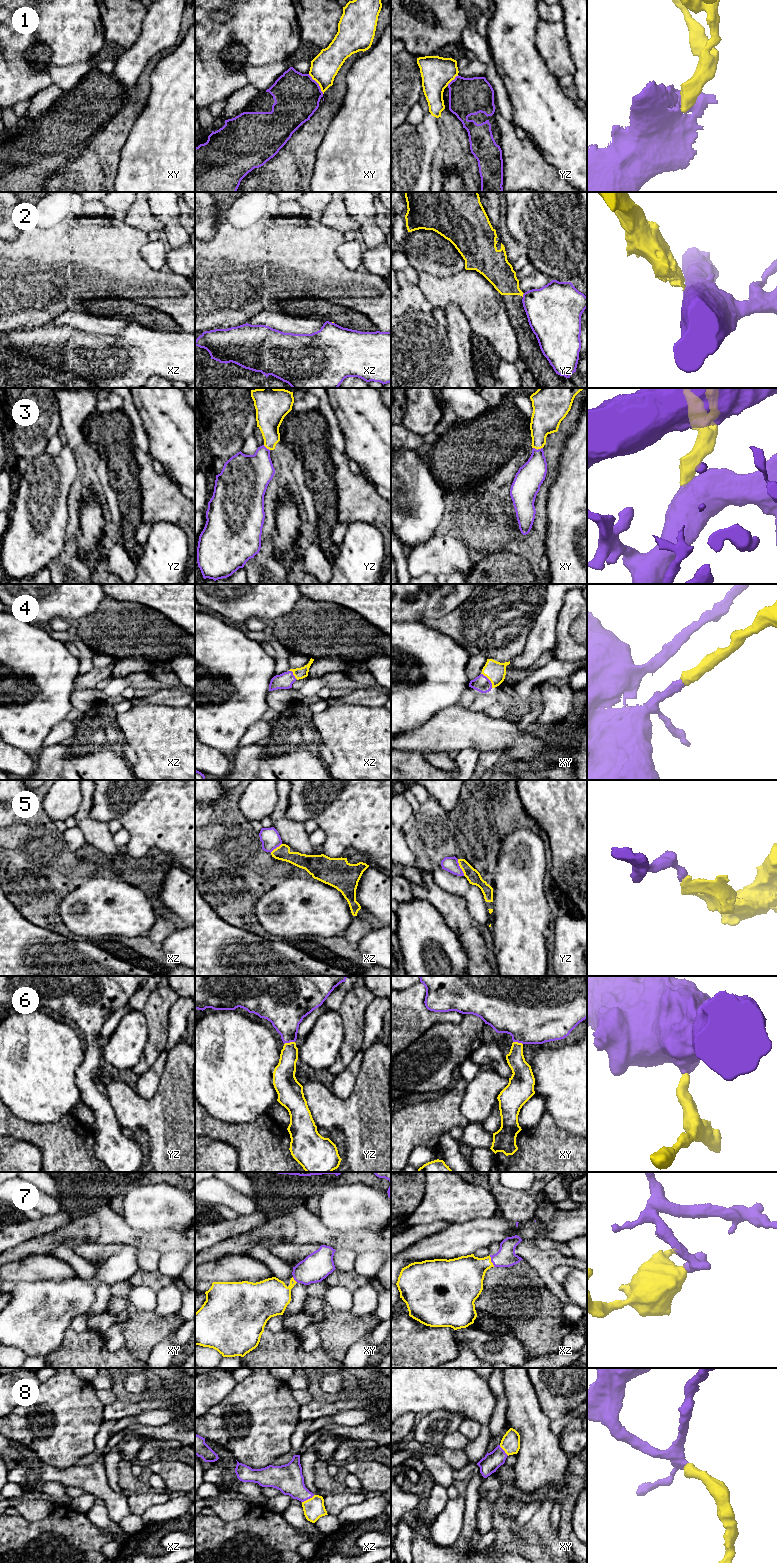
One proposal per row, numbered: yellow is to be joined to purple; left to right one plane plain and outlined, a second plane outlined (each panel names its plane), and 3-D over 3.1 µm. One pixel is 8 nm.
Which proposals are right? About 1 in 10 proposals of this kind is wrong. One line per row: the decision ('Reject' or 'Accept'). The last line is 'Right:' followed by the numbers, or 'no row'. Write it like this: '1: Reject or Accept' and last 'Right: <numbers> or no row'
1: Reject
2: Reject
3: Accept
4: Accept
5: Reject
6: Accept
7: Accept
8: Accept
Right: 3, 4, 6, 7, 8

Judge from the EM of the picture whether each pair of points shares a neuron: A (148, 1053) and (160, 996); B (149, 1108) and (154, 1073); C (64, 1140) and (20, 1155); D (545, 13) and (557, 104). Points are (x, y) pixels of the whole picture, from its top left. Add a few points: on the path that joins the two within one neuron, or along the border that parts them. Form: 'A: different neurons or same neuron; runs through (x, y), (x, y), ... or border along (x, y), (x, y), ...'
A: same neuron; runs through (157, 1039), (157, 1010)
B: different neurons; border along (161, 1077), (151, 1098), (136, 1095)
C: different neurons; border along (17, 1140), (35, 1144), (40, 1150), (42, 1161)
D: different neurons; border along (536, 10), (539, 18)

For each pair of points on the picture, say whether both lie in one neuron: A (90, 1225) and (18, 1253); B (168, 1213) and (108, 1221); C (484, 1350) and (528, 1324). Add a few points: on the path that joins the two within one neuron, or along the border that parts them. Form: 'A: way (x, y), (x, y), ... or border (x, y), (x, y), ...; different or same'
A: way (72, 1233), (59, 1236), (46, 1244), (36, 1246); same
B: border (122, 1216), (129, 1226), (144, 1231); different
C: border (500, 1330), (506, 1330), (511, 1333), (528, 1350); different

